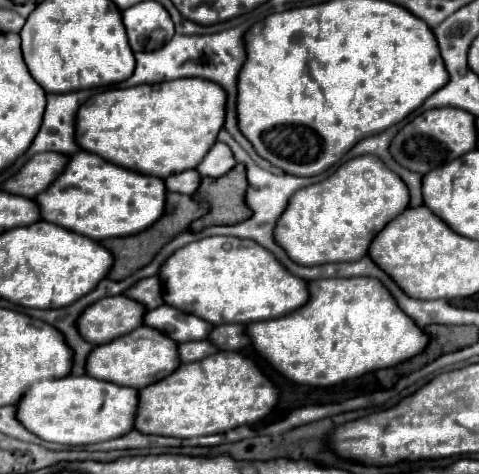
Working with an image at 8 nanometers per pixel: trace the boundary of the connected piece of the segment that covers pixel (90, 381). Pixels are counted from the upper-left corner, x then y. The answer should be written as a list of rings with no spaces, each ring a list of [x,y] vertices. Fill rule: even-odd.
[[[66,376],[60,380],[42,380],[28,388],[18,404],[18,420],[46,442],[66,446],[86,446],[120,438],[134,430],[138,414],[138,390],[118,386],[92,376]]]

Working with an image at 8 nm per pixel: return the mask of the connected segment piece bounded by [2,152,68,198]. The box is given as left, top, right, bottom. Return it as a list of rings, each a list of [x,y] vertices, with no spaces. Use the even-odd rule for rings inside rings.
[[[58,152],[36,154],[24,164],[24,168],[16,176],[4,182],[2,190],[26,198],[36,198],[40,192],[32,192],[32,190],[44,192],[66,170],[66,164],[68,164],[68,156],[58,156]]]

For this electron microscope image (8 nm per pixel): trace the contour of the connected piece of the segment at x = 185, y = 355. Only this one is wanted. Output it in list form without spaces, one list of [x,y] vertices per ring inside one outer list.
[[[210,340],[186,342],[186,344],[180,344],[178,350],[180,350],[182,362],[196,362],[196,360],[202,360],[202,358],[218,352],[218,348],[214,348],[214,344],[210,344]]]

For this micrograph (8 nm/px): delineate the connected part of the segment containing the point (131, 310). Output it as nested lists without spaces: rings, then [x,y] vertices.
[[[110,296],[88,306],[78,318],[80,334],[92,344],[106,344],[144,324],[146,308],[128,296]]]

